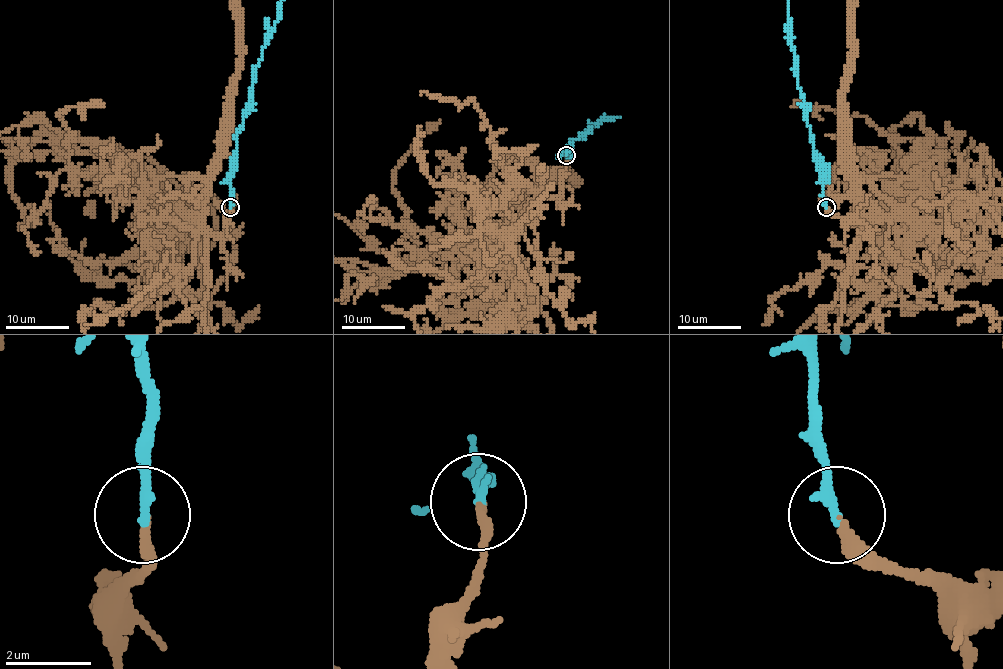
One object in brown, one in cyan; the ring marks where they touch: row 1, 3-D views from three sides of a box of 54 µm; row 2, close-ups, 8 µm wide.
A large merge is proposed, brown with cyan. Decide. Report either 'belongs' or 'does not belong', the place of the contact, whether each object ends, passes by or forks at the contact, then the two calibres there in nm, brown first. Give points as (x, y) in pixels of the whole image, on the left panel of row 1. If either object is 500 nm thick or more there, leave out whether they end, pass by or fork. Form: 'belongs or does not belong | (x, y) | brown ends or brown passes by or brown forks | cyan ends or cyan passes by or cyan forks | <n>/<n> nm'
belongs | (230, 207) | brown ends | cyan ends | 190/240 nm

